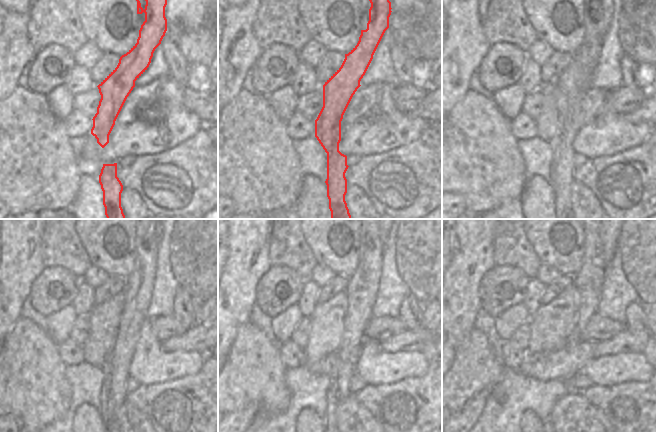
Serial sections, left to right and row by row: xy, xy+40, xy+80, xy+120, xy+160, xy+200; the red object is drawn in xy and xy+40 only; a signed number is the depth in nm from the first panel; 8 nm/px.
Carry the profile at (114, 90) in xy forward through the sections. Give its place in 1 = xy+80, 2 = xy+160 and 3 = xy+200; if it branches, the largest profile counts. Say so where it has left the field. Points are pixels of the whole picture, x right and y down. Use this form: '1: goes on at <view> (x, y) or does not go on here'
1: goes on at xy+80 (569, 86)
2: goes on at xy+160 (361, 289)
3: goes on at xy+200 (588, 281)

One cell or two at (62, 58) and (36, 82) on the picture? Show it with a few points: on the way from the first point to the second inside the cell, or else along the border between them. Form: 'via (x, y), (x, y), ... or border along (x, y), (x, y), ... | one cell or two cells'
via (63, 67), (57, 68), (50, 75), (45, 75) | one cell

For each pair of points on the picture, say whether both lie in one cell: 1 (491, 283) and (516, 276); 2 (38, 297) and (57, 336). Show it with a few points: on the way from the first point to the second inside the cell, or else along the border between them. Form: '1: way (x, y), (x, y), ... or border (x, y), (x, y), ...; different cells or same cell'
1: way (497, 283), (510, 279); same cell
2: border (68, 305), (47, 316); different cells

